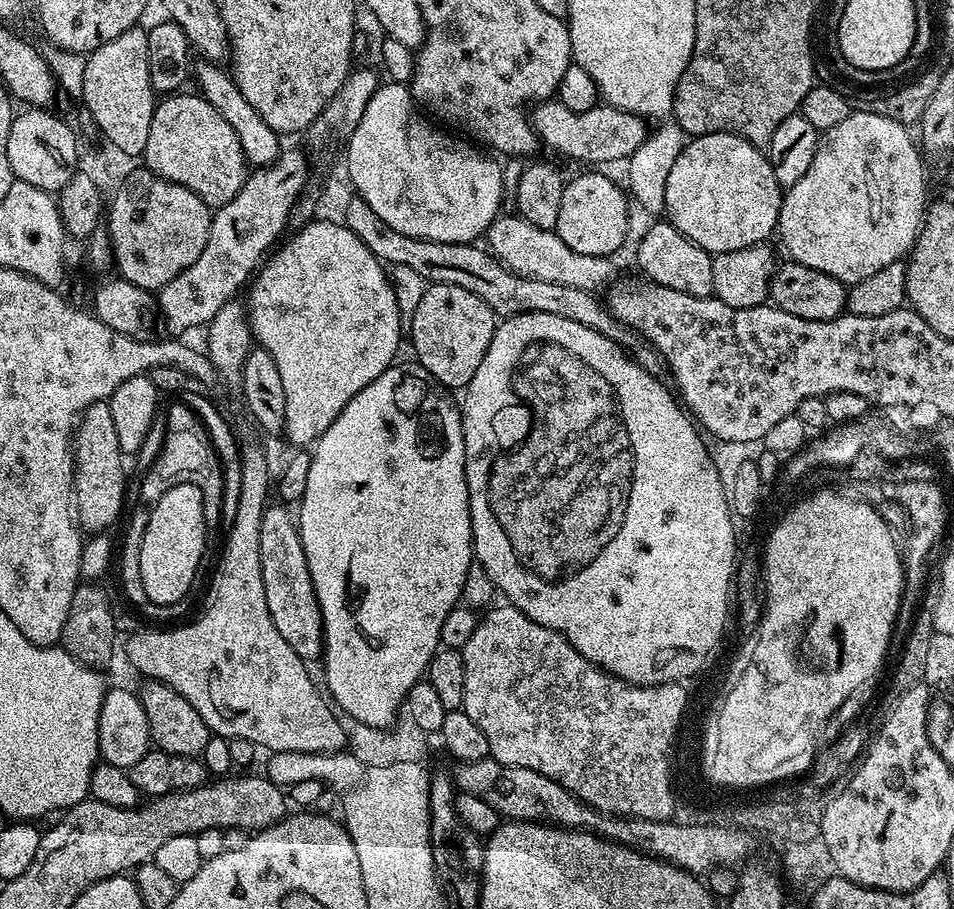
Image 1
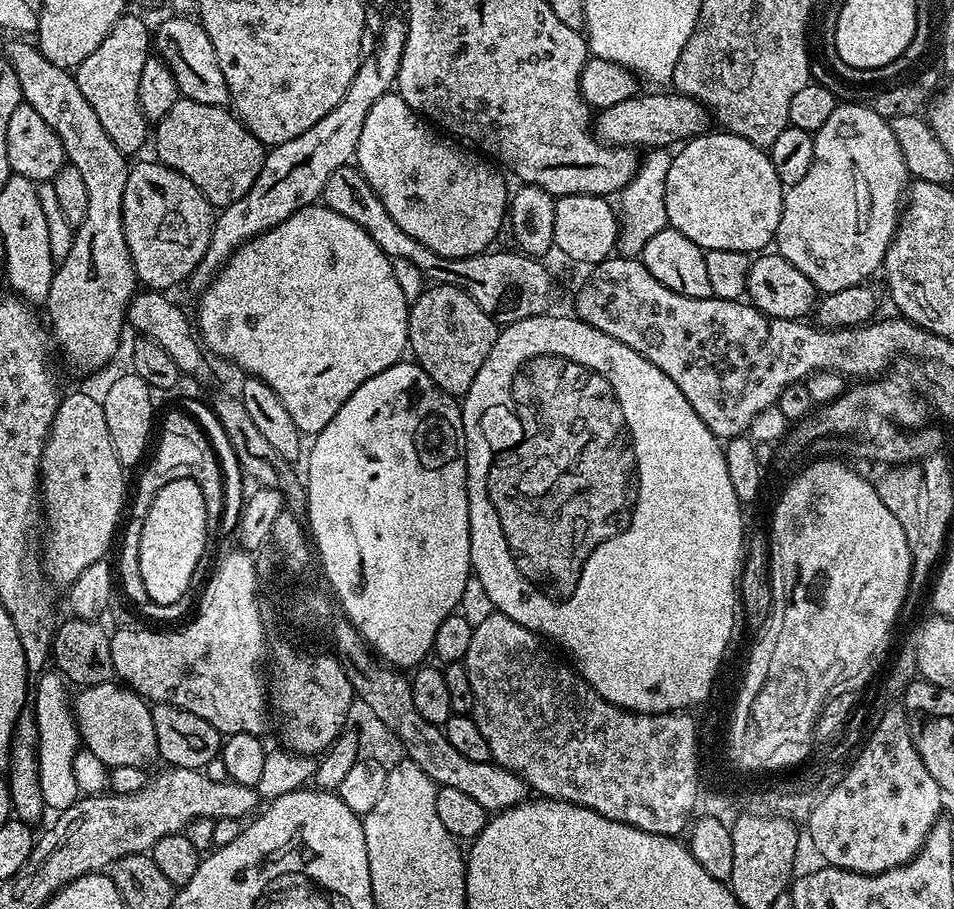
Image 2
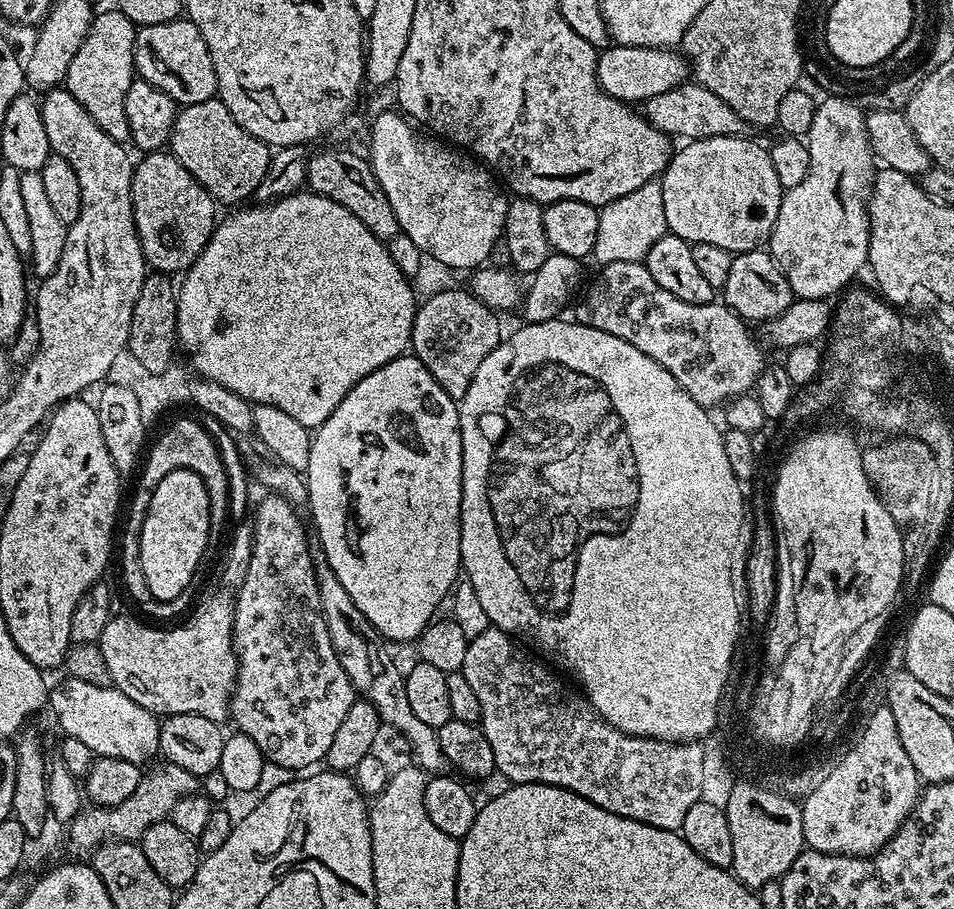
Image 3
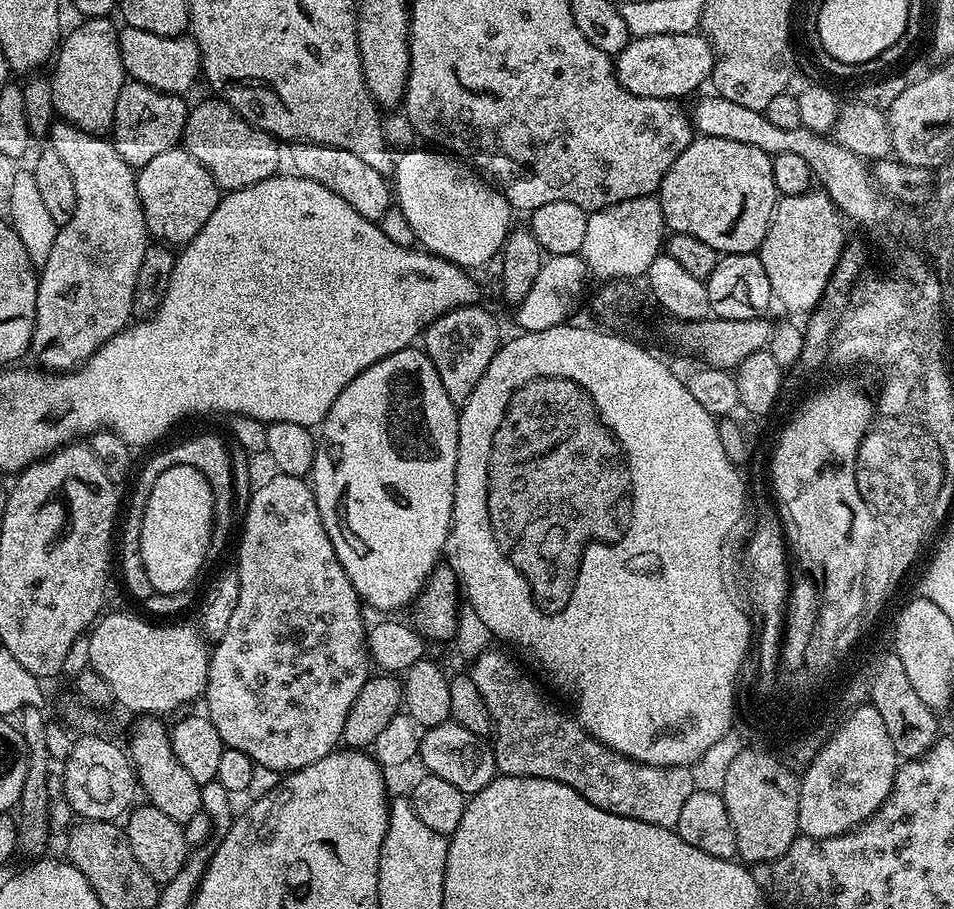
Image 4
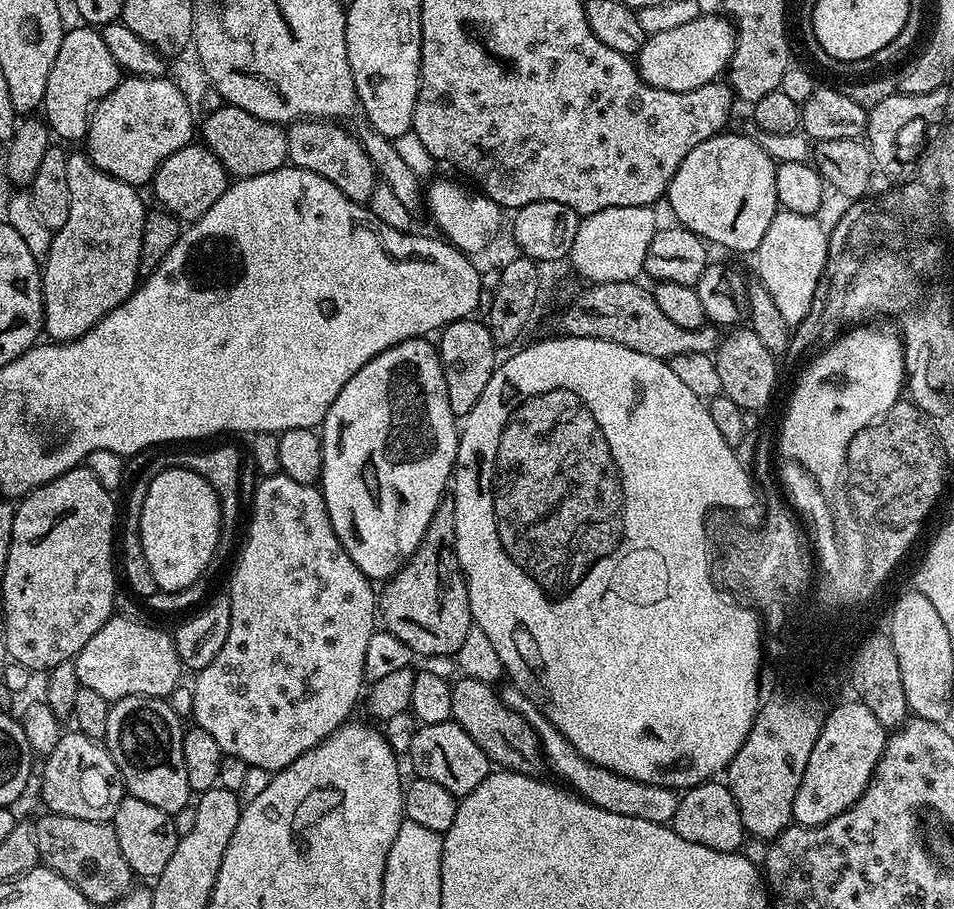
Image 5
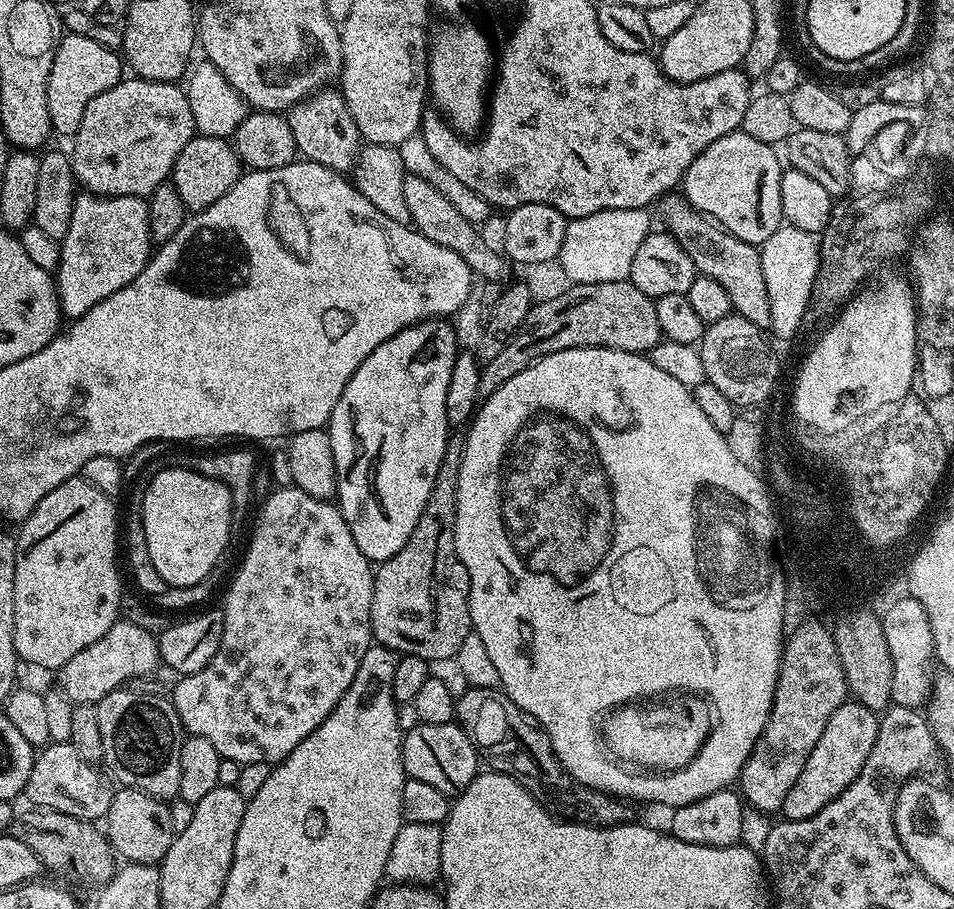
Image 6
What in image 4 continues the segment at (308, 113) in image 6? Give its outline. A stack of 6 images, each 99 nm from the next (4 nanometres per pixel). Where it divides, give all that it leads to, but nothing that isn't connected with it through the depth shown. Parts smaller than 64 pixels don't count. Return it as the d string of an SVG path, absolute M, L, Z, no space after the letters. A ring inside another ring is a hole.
M307 142L281 143L278 173L281 176L318 182L318 186L326 190L334 190L334 194L338 194L342 202L350 202L350 206L354 206L354 210L358 210L358 214L362 214L362 218L367 220L379 222L394 200L386 177L378 174L378 170L366 166L366 162L362 162L362 158L358 158L355 154L350 154L350 150L342 150L334 146Z

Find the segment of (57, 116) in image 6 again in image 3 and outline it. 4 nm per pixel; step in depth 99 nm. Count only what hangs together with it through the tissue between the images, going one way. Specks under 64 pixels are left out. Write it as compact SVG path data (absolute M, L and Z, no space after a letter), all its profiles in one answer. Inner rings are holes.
M112 6L109 12L97 11L92 17L90 30L78 46L74 58L70 58L70 66L66 70L63 87L67 88L74 98L78 98L82 110L102 126L110 138L121 142L129 139L126 122L126 90L130 90L136 67L134 66L134 38L137 25L126 18L120 9Z

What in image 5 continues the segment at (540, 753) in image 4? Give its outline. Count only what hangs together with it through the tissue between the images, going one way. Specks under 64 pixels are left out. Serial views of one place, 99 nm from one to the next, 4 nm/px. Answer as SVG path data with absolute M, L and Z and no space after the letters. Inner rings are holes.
M511 686L499 689L500 698L504 705L519 714L526 723L538 734L540 746L544 749L544 758L549 769L553 768L559 779L580 799L598 806L602 810L610 810L610 814L626 814L630 818L646 818L646 822L668 824L674 818L674 810L678 799L677 793L670 788L661 788L655 784L639 784L625 776L614 774L610 770L591 764L582 758L570 746L570 742L553 724L544 717L544 713L537 708L536 703L528 696L523 696L517 688Z

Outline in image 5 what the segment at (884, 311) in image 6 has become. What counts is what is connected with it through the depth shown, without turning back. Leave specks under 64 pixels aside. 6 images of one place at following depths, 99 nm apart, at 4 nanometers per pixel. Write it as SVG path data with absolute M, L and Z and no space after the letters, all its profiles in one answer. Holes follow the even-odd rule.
M853 326L840 333L827 348L811 357L808 369L796 384L796 393L788 404L784 425L778 429L778 436L784 439L784 452L792 452L796 460L804 460L812 472L828 472L839 481L845 471L847 450L844 440L851 440L858 430L875 424L885 416L890 406L902 400L906 388L906 369L904 366L904 345L901 337L884 328L872 326Z

